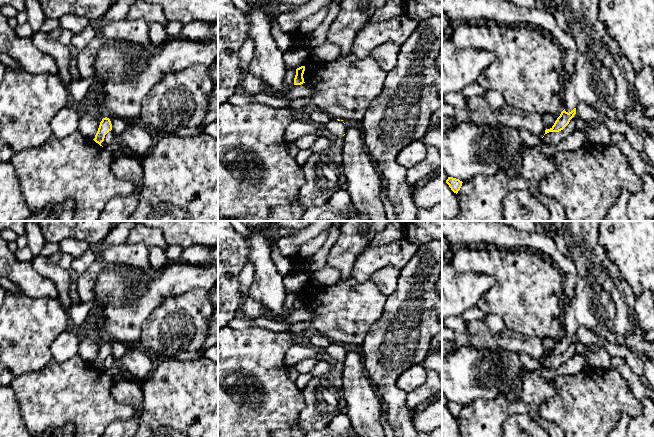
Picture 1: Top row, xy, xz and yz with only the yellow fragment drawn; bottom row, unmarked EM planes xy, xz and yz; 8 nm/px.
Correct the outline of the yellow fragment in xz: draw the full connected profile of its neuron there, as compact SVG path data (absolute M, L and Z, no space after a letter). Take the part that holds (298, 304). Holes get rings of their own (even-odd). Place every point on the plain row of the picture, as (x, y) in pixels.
M301 290L296 293L294 309L301 309L301 308L305 307L304 302L303 302L304 295L305 295L305 290Z

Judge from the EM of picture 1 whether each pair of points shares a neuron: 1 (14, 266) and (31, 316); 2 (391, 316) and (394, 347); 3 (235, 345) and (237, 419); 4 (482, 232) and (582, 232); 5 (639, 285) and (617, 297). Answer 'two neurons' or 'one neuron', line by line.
1: two neurons
2: one neuron
3: one neuron
4: two neurons
5: two neurons

